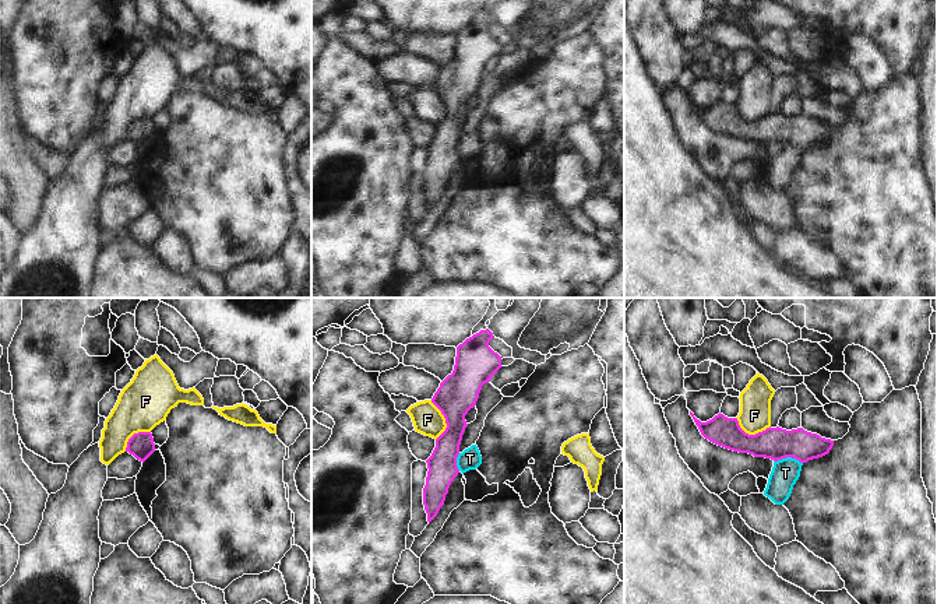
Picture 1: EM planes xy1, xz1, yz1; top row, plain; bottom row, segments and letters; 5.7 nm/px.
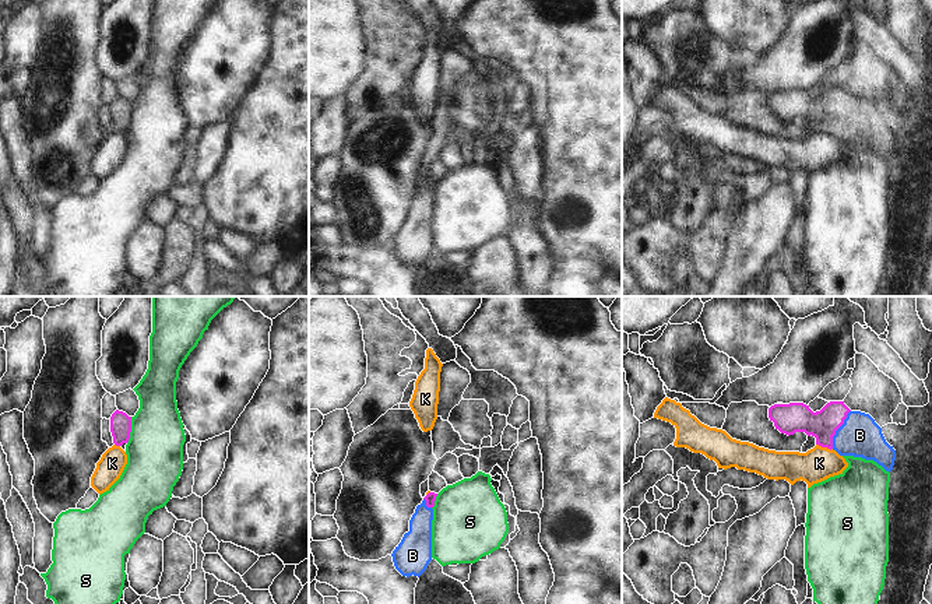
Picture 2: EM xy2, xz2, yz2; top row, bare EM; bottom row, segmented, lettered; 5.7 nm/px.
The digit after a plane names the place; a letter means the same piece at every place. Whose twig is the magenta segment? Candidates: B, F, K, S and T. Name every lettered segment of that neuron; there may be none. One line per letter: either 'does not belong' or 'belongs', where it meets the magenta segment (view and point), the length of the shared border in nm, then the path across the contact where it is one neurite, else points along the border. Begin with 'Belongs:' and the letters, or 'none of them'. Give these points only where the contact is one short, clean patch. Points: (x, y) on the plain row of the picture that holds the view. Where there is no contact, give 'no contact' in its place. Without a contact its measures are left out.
Belongs: B
B: belongs; contact yz2 (837, 115); length 240 nm; way yz2 (795, 104), (837, 115), (860, 122)
F: does not belong; contact xz1 (446, 106); length 240 nm; border xz1 (430, 87), (443, 102), (446, 111), (446, 116), (436, 126)
K: does not belong; contact yz2 (825, 133); length 100 nm; border yz2 (816, 130), (832, 136)
S: does not belong; contact xy2 (130, 116); length 160 nm; border xy2 (132, 104), (130, 125), (126, 129)
T: does not belong; contact yz1 (788, 143); length 170 nm

